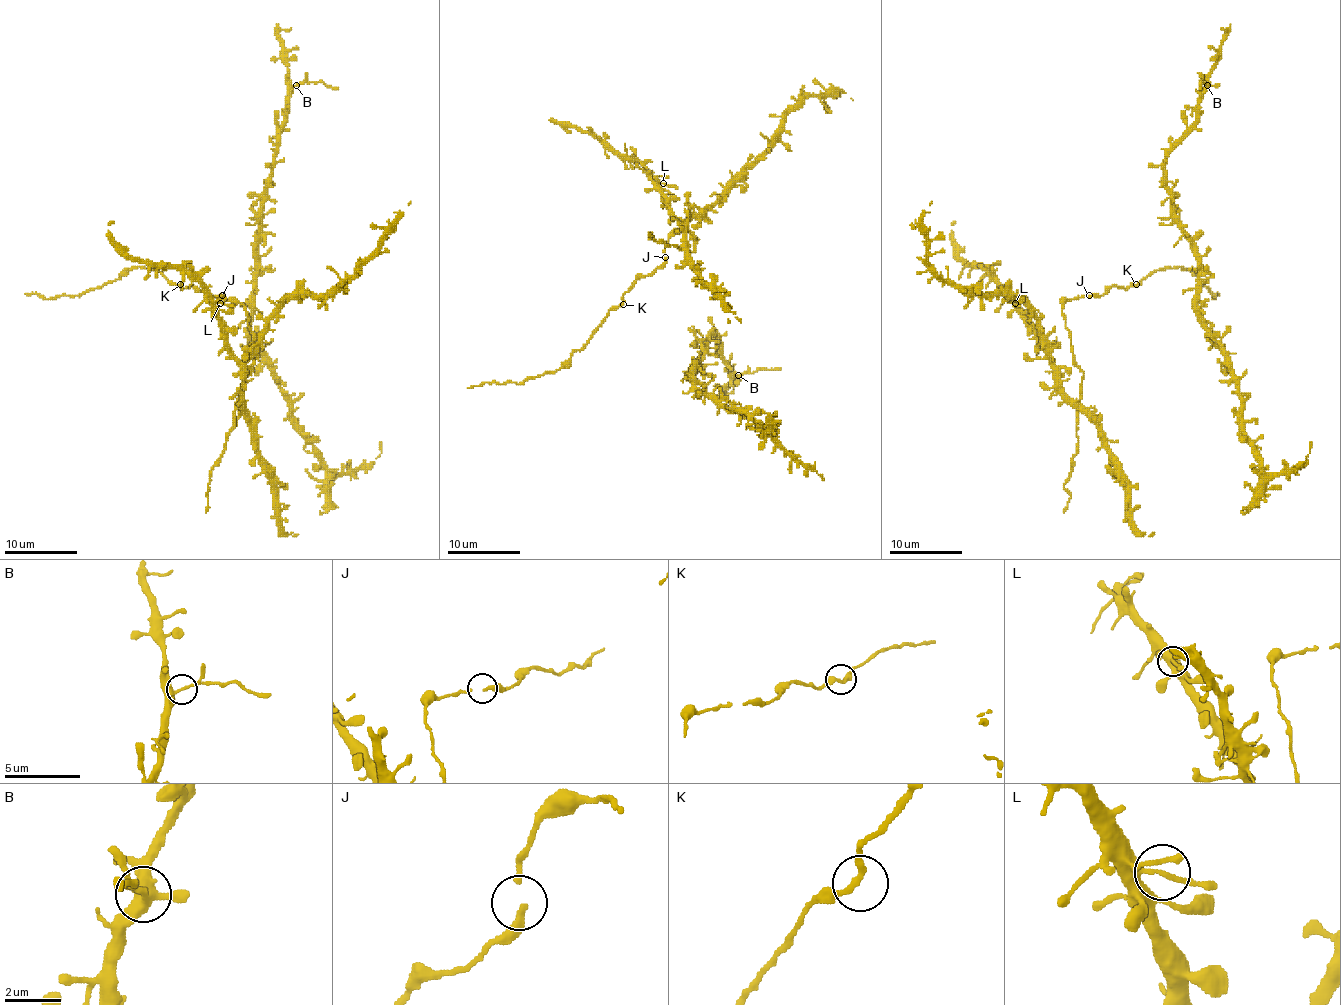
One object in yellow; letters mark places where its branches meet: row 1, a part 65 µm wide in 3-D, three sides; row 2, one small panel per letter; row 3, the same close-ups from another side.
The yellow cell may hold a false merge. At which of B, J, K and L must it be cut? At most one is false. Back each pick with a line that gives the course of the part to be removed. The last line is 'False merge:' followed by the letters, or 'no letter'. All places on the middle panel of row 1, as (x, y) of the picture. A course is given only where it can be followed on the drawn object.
B: (739, 375), (780, 368)
False merge: B

